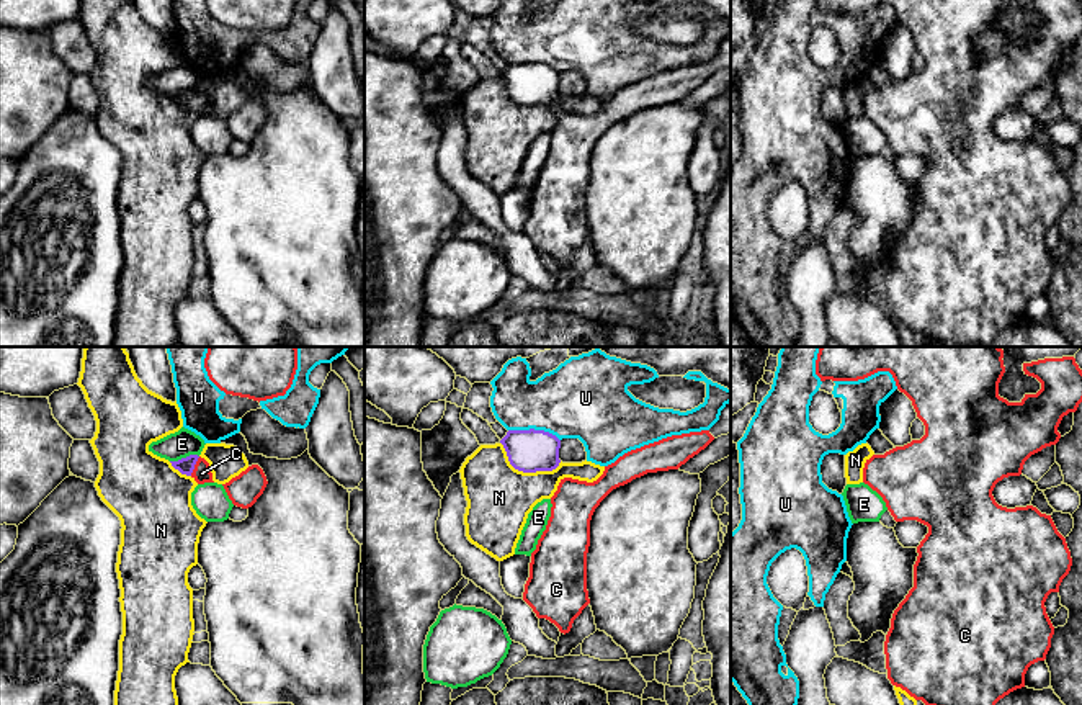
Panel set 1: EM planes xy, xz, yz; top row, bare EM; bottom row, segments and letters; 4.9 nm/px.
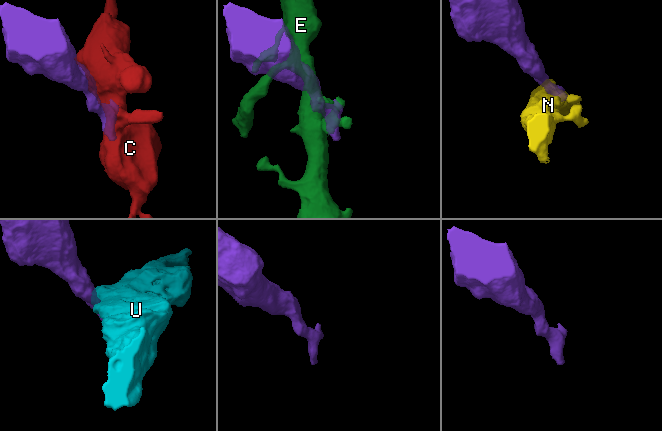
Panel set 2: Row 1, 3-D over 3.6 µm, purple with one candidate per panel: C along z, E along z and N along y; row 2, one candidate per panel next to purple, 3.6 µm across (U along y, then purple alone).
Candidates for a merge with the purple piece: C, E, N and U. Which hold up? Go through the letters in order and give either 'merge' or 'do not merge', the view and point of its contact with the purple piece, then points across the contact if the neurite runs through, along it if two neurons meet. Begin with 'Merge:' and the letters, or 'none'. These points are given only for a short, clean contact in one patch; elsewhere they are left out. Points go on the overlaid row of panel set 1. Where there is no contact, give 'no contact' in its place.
Merge: C
C: merge; contact xy (193, 467); way xy (185, 465), (193, 467), (201, 473)
E: do not merge; contact xy (183, 458)
N: do not merge; contact xz (525, 471)
U: do not merge; contact xz (533, 429)

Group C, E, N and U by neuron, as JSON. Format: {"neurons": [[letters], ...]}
{"neurons": [["C"], ["E"], ["N"], ["U"]]}

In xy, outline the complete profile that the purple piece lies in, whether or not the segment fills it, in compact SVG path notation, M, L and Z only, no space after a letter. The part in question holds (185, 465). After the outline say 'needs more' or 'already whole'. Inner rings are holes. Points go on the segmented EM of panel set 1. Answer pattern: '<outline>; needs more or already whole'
M190 455L186 458L170 463L181 474L191 476L198 484L214 483L209 463L198 455Z; needs more

